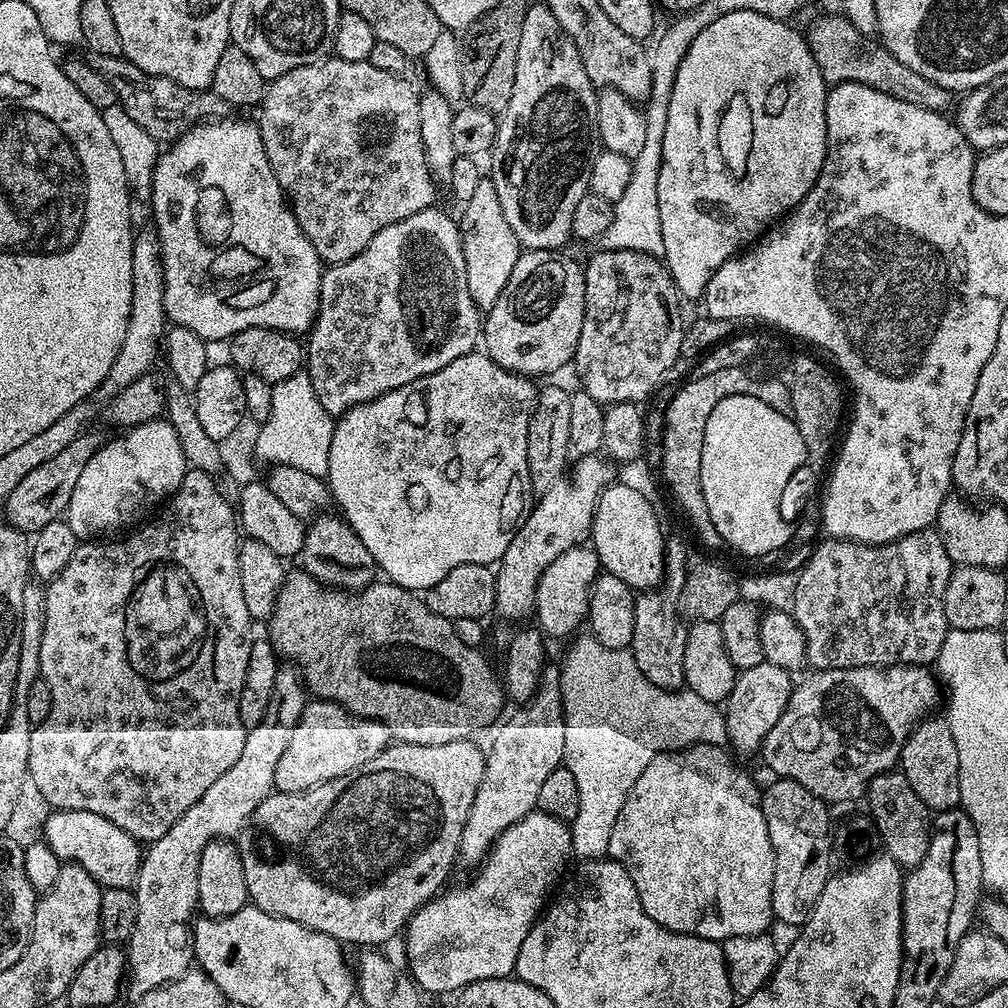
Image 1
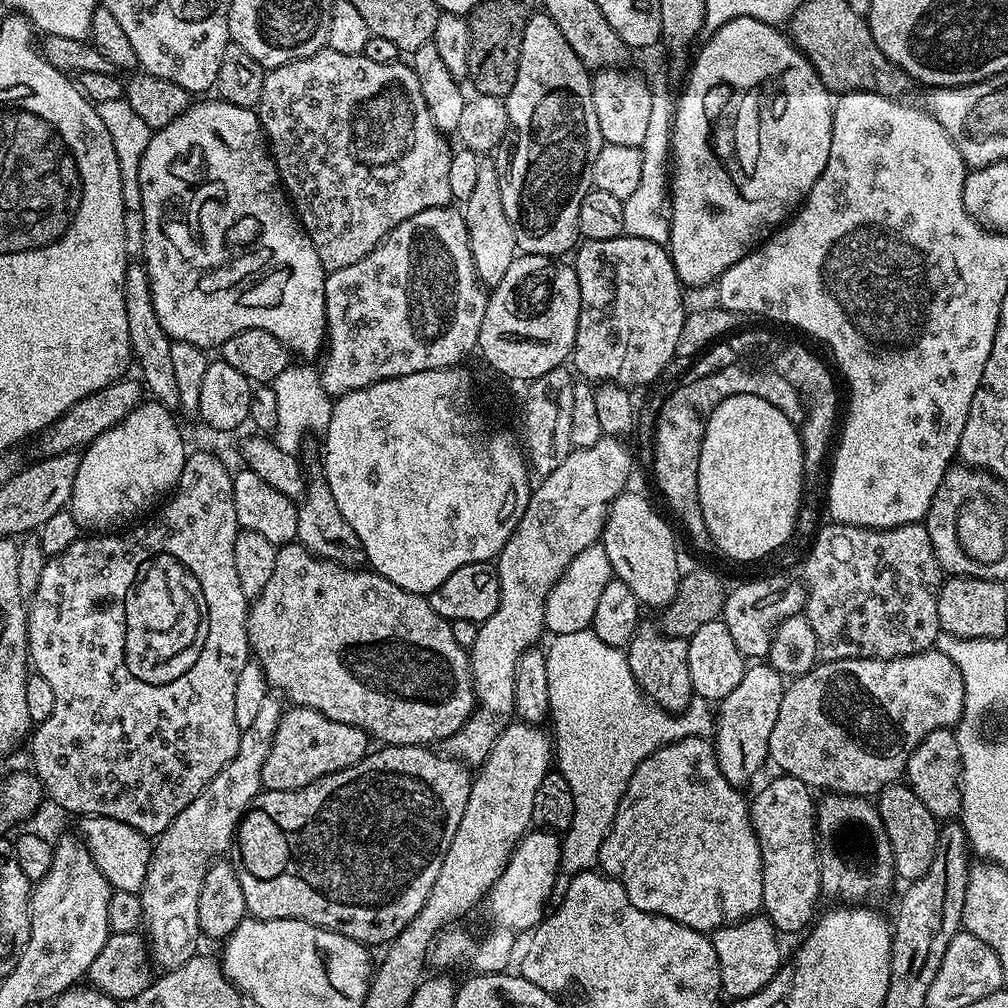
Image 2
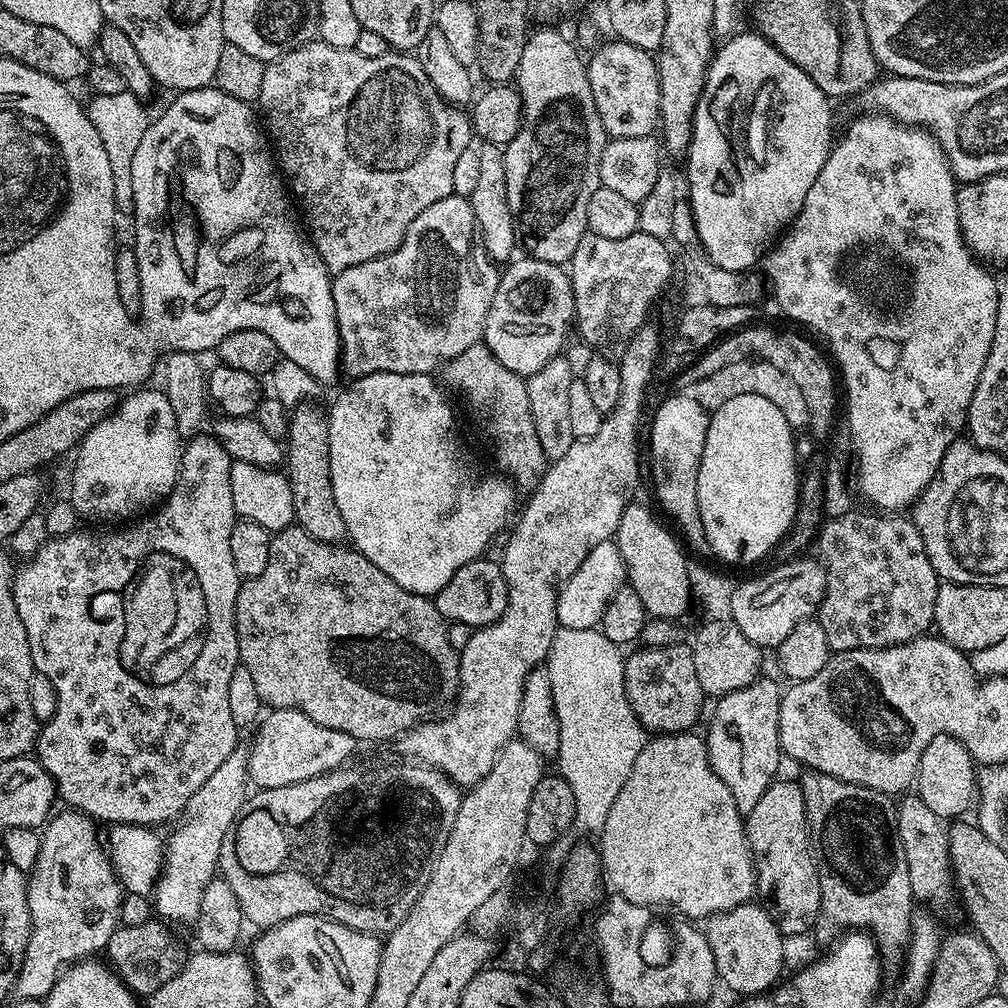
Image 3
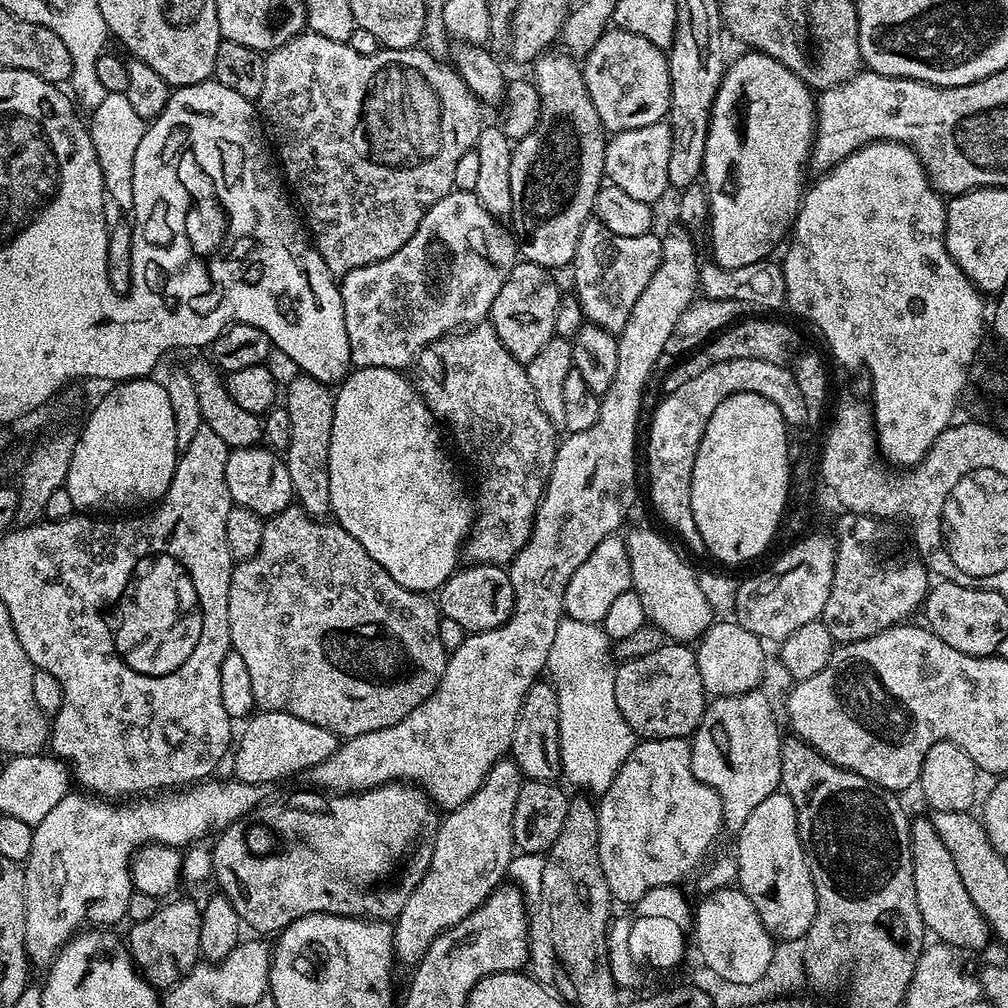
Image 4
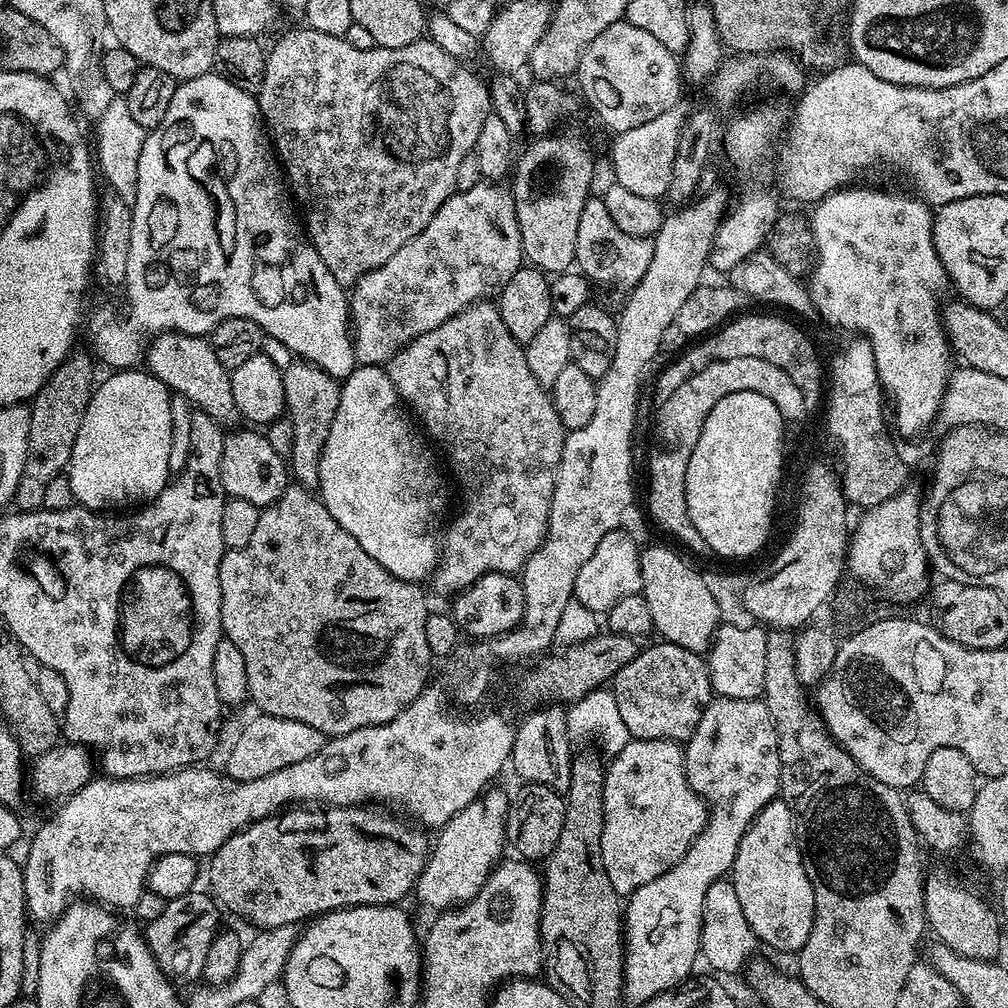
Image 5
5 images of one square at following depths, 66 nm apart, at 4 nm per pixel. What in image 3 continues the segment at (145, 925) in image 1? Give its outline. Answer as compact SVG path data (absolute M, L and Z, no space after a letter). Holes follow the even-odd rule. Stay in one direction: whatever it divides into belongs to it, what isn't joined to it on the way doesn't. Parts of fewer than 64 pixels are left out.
M244 740L236 744L230 757L187 800L187 806L173 825L175 828L172 834L167 835L163 870L160 871L154 893L154 910L169 923L193 925L201 906L203 891L216 878L222 838L226 836L226 830L233 824L248 796L249 747L249 743Z

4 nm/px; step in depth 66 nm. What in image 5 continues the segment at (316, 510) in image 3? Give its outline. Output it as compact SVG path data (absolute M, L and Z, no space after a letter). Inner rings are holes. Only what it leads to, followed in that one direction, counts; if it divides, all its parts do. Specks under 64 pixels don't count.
M299 358L293 359L292 364L283 369L283 375L286 418L294 422L290 476L299 487L316 490L320 486L318 466L322 462L322 450L326 446L326 438L330 438L330 426L334 426L334 414L338 410L341 381Z

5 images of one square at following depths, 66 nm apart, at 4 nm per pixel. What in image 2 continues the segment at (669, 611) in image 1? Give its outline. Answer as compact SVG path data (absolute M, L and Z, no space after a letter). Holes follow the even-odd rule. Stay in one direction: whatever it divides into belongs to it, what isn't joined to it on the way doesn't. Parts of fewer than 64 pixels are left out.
M641 623L634 638L626 649L630 670L648 699L668 712L682 712L694 695L690 682L690 662L688 661L688 641L670 638L661 632L655 623Z

